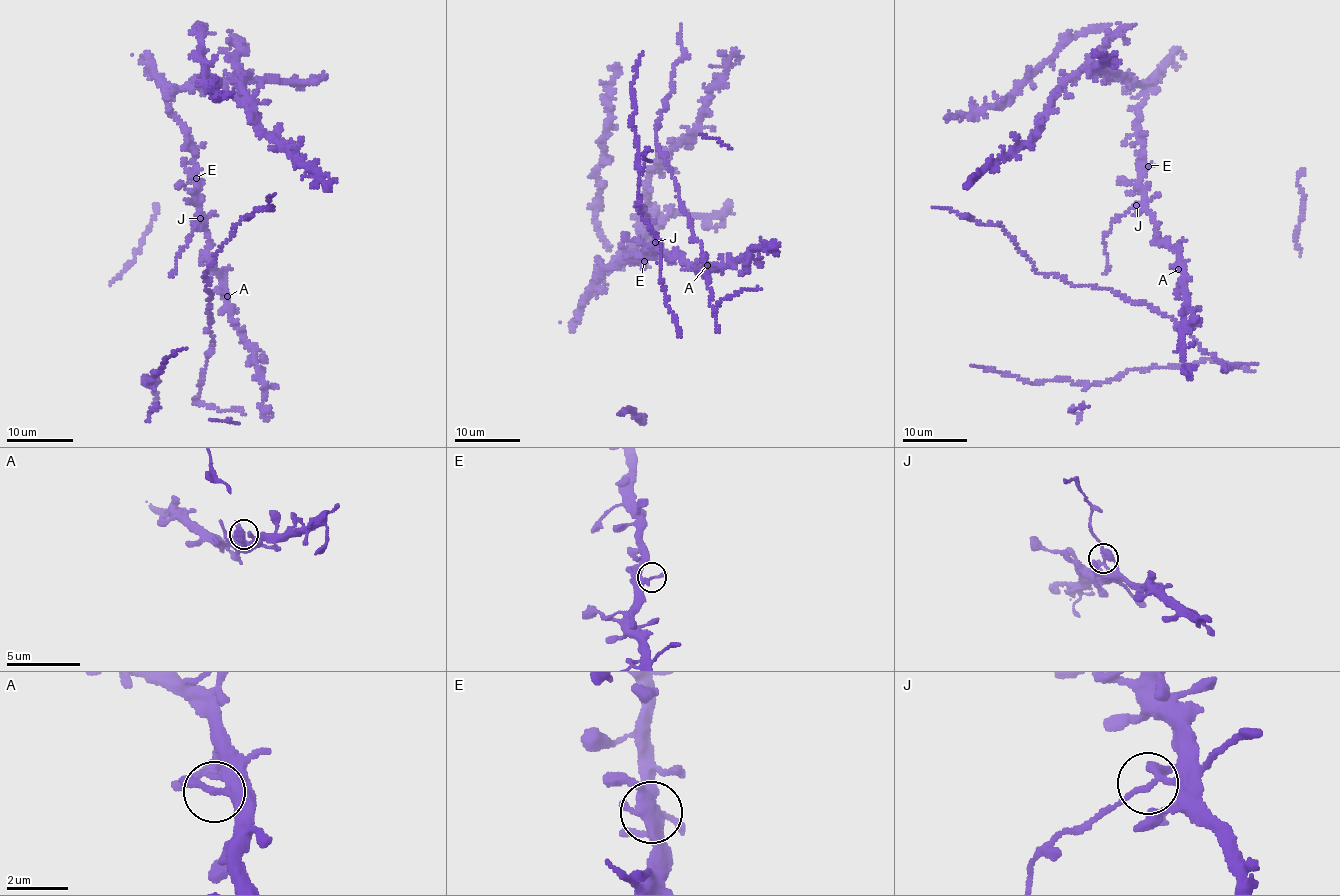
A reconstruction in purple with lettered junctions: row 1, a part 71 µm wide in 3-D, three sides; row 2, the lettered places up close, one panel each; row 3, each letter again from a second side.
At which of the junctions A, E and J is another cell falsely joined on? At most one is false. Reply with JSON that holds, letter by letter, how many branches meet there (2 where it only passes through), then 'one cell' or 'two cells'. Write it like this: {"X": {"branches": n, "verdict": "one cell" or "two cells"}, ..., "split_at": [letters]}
{"A": {"branches": 3, "verdict": "one cell"}, "E": {"branches": 3, "verdict": "one cell"}, "J": {"branches": 3, "verdict": "two cells"}, "split_at": ["J"]}

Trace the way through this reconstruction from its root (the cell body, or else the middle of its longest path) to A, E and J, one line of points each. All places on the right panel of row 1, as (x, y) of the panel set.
A: (1157, 229), (1157, 239), (1179, 255), (1178, 269)
E: (1157, 229), (1155, 217), (1147, 210), (1147, 197), (1140, 185), (1142, 171), (1148, 166)
J: (1157, 229), (1155, 217), (1137, 206)

